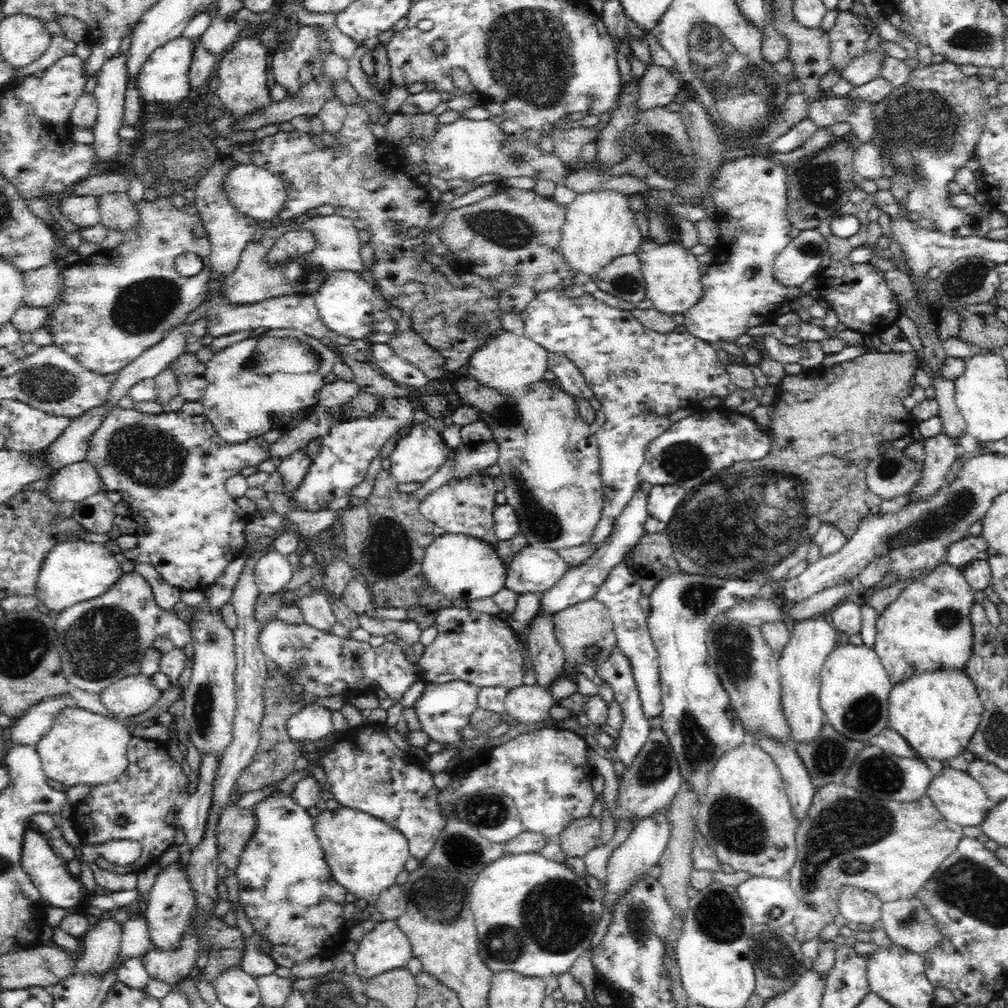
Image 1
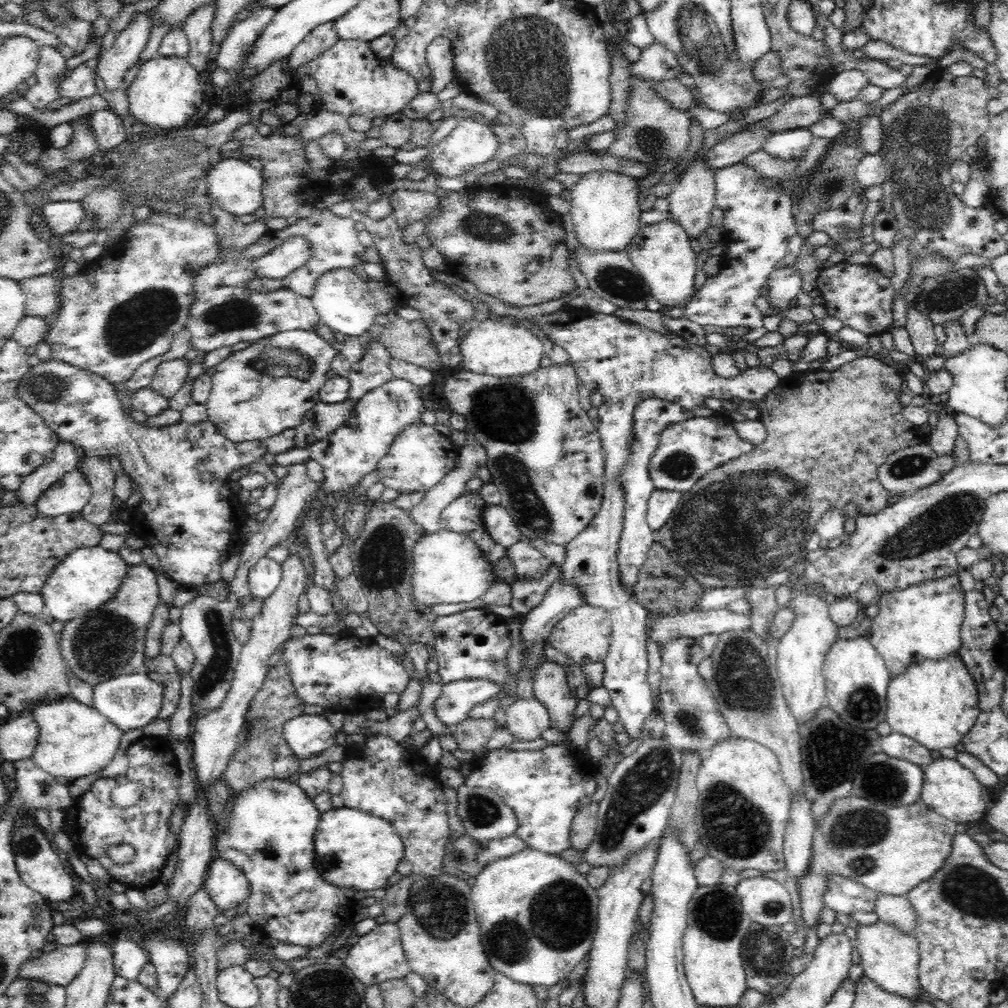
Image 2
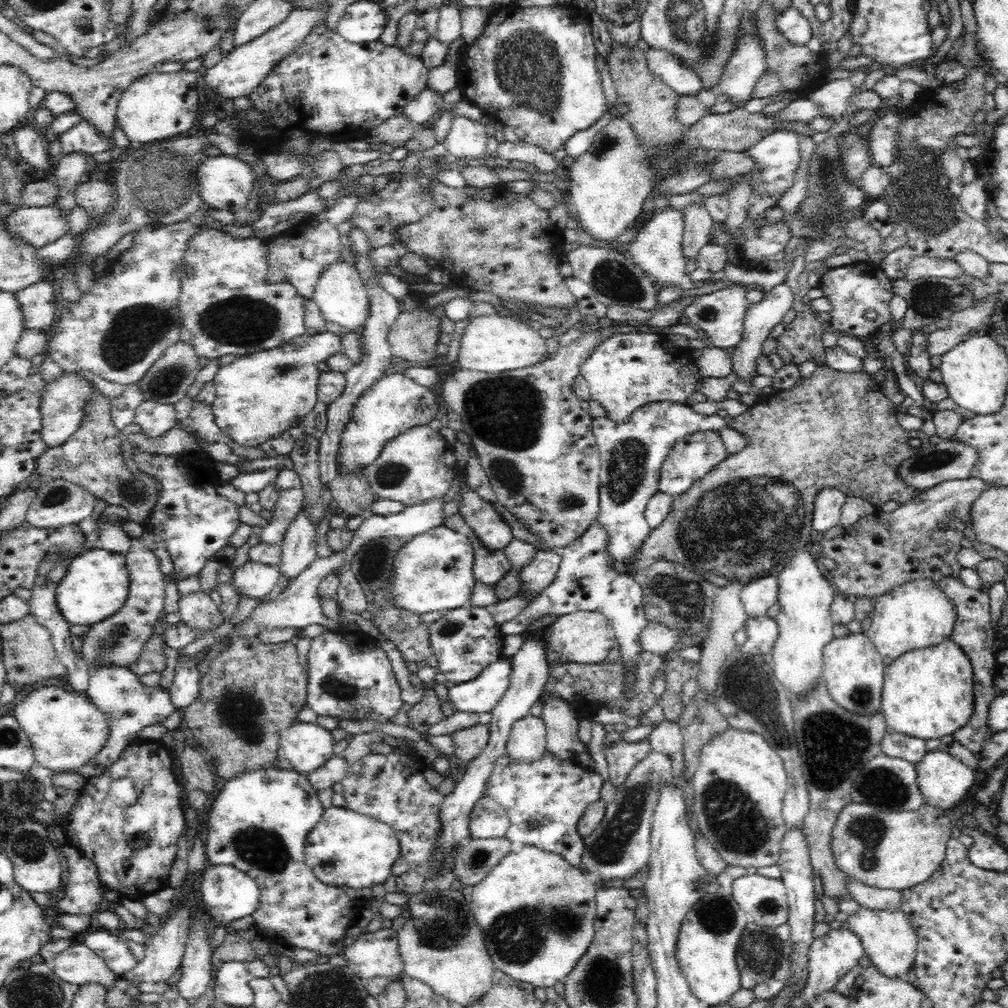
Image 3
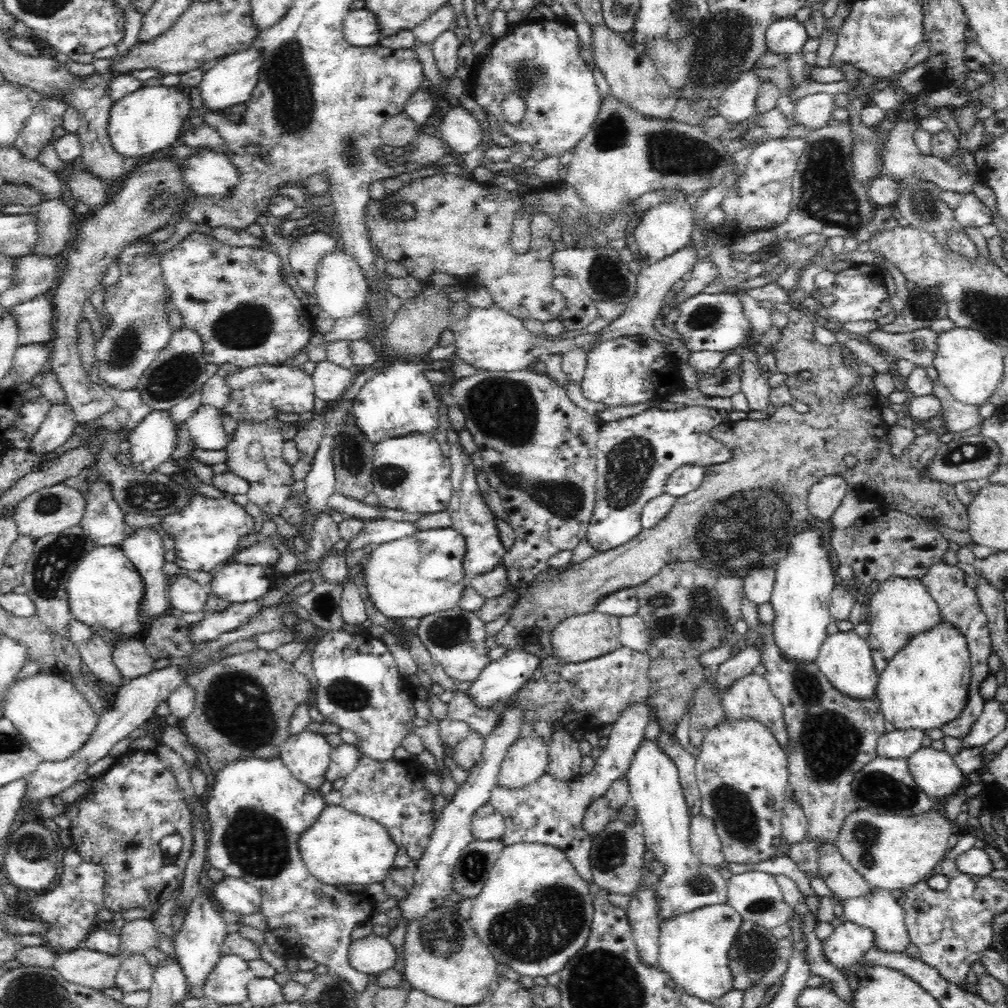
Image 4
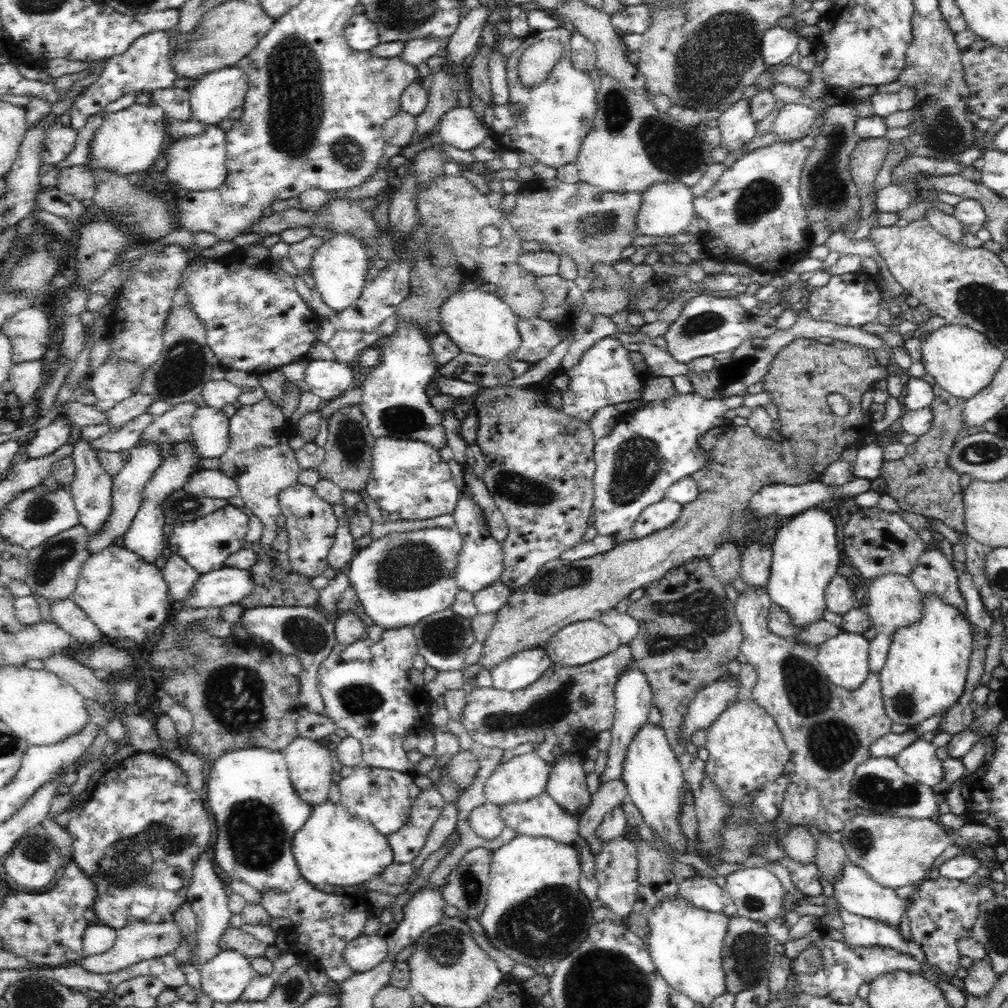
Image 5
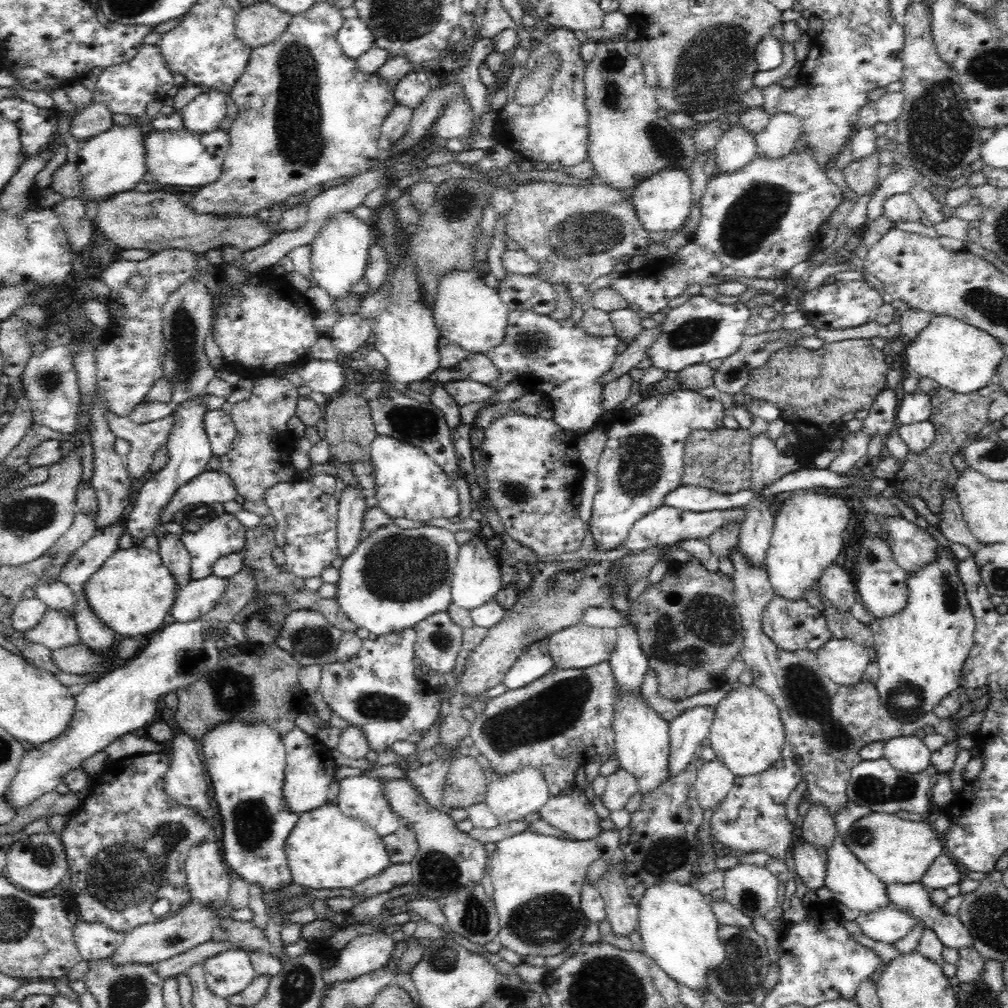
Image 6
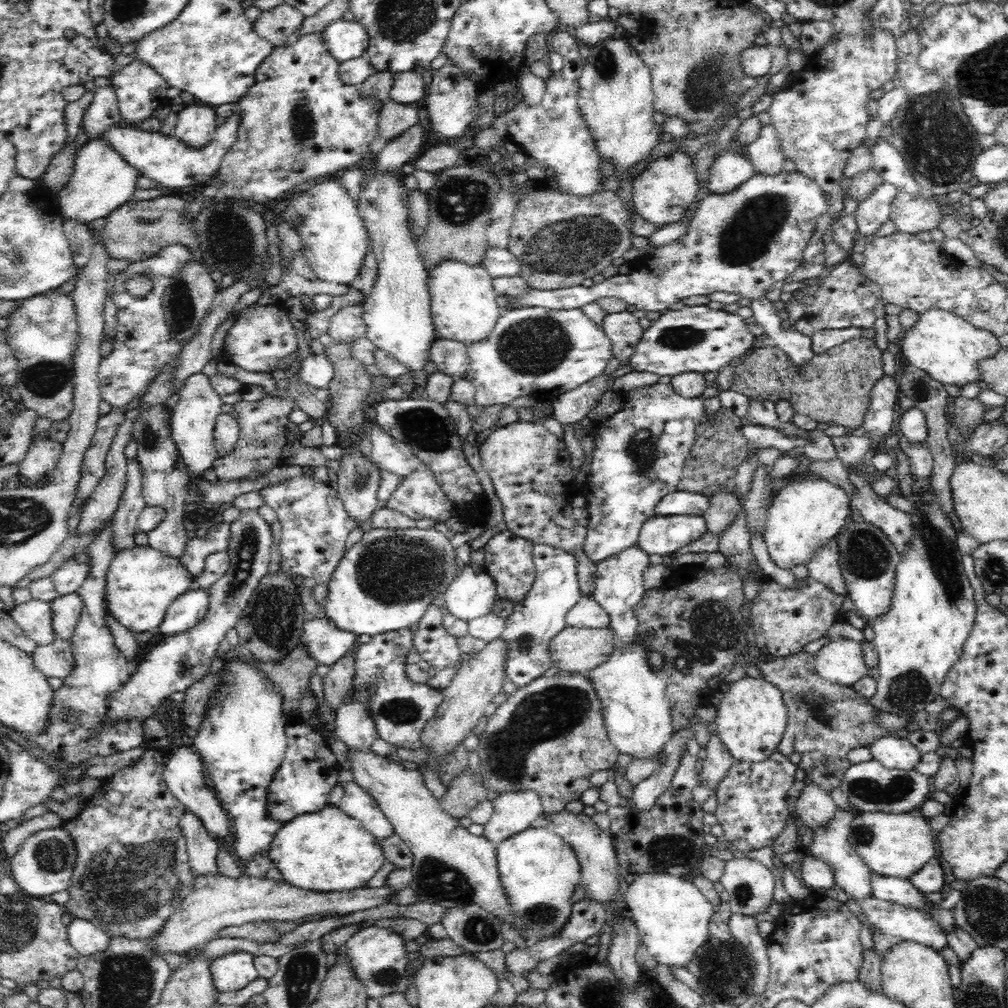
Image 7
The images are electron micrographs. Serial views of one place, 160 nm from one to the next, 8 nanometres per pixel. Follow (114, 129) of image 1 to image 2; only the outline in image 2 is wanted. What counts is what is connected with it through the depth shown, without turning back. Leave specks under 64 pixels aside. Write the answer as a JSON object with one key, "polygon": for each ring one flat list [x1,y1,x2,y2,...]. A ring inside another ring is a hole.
{"polygon":[[138,12,133,23,120,31,114,44,100,54,97,74,102,77,104,88,110,93,123,87,124,74,135,64,138,55,144,50,151,27,147,12]]}

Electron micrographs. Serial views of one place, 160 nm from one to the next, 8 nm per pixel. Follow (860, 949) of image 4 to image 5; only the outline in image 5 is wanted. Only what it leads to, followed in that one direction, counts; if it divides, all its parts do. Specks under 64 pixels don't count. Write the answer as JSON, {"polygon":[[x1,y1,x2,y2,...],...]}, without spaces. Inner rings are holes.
{"polygon":[[833,896,827,897,824,906,829,911,838,911,843,920,843,943,848,948,856,946,883,946,893,948,904,954,910,954,919,962,926,962,924,952,918,943,905,940,898,928,892,928,879,920,858,917,848,913]]}

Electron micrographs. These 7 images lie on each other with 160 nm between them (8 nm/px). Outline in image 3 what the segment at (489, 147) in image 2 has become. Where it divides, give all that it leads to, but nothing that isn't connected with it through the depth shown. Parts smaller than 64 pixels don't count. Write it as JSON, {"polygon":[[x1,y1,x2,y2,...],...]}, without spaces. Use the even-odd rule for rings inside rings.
{"polygon":[[456,116,443,144,449,154,457,159,482,159,487,154,486,131,486,124]]}

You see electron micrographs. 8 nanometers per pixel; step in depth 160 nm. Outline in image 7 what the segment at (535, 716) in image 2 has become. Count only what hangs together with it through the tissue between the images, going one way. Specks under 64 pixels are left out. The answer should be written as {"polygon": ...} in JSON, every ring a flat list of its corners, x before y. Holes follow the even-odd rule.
{"polygon":[[530,789,501,792,491,803,493,813,484,826,482,837,494,845,530,828,544,813,540,795]]}

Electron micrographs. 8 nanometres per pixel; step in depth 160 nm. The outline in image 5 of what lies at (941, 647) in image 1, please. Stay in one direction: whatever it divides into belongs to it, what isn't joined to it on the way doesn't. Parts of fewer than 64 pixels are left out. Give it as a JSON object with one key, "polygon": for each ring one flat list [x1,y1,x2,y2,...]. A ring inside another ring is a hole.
{"polygon":[[882,574,870,580,866,586,866,616,876,629,876,637,869,649,869,670,879,675,884,668,895,632,900,628,911,626,922,618,922,593,916,588,914,581,903,574]]}

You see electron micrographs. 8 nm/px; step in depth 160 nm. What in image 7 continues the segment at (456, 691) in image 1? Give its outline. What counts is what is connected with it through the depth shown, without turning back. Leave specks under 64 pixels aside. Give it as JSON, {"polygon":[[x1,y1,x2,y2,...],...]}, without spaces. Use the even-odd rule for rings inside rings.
{"polygon":[[536,544,533,546,533,563,536,565,536,580,526,598,515,604,512,614,505,618,505,630,501,635,509,645,505,667,507,679,518,687,533,682,551,668,553,662,549,649,552,639,567,628,566,615,582,596,575,556,562,548]]}

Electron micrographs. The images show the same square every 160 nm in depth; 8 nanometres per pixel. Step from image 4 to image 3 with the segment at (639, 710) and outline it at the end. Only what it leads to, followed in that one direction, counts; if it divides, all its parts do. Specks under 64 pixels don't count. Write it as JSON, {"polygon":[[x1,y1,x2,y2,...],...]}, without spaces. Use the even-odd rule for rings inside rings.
{"polygon":[[548,749,539,759,532,764,517,764,508,753,502,753,494,762,485,794,506,810,510,826,505,837,510,842,559,854,582,869,584,838,578,834,577,824,588,805,599,799,604,780,595,772,580,770,577,761,563,762]]}

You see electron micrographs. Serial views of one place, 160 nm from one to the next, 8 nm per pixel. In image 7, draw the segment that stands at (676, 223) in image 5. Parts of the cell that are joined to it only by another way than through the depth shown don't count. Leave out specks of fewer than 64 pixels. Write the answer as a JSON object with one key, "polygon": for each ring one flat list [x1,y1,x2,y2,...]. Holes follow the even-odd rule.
{"polygon":[[680,150,670,156,658,158,648,164,637,178,633,179,631,193,636,213,656,228,681,220,690,206,695,205,695,197,699,190,696,170,693,168,693,158,690,154]]}

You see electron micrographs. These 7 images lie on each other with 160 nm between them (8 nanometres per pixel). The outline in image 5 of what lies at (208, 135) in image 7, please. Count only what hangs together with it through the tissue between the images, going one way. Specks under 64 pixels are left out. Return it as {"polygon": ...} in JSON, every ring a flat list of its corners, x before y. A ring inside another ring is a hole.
{"polygon":[[229,66,205,74,192,86,192,119,218,125,237,106,242,106,248,88,248,75,240,67]]}

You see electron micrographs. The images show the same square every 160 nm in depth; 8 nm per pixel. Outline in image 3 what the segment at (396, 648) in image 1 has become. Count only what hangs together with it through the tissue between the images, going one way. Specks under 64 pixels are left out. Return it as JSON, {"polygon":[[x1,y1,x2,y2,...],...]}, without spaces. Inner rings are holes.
{"polygon":[[325,630,316,637,308,652,306,678,306,705,318,716,330,716,338,720,376,720,391,722,392,717,402,712,400,684,392,669,392,662,382,648,378,648,374,638,359,630]]}

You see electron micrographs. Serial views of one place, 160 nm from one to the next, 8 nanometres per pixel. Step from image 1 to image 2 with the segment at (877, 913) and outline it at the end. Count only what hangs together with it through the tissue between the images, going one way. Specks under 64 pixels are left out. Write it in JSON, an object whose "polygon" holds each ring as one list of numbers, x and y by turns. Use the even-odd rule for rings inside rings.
{"polygon":[[830,874,824,892,825,907,850,915,857,911,873,912,879,893,865,884,838,874]]}

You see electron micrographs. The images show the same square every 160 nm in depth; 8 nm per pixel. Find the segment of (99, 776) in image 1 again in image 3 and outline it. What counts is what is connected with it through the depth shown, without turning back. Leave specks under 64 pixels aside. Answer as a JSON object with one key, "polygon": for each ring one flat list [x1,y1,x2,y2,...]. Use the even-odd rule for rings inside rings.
{"polygon":[[44,685,22,698,9,713,28,735,35,752,36,764,58,773,74,773,102,750,110,731,106,716,85,695,69,687]]}

